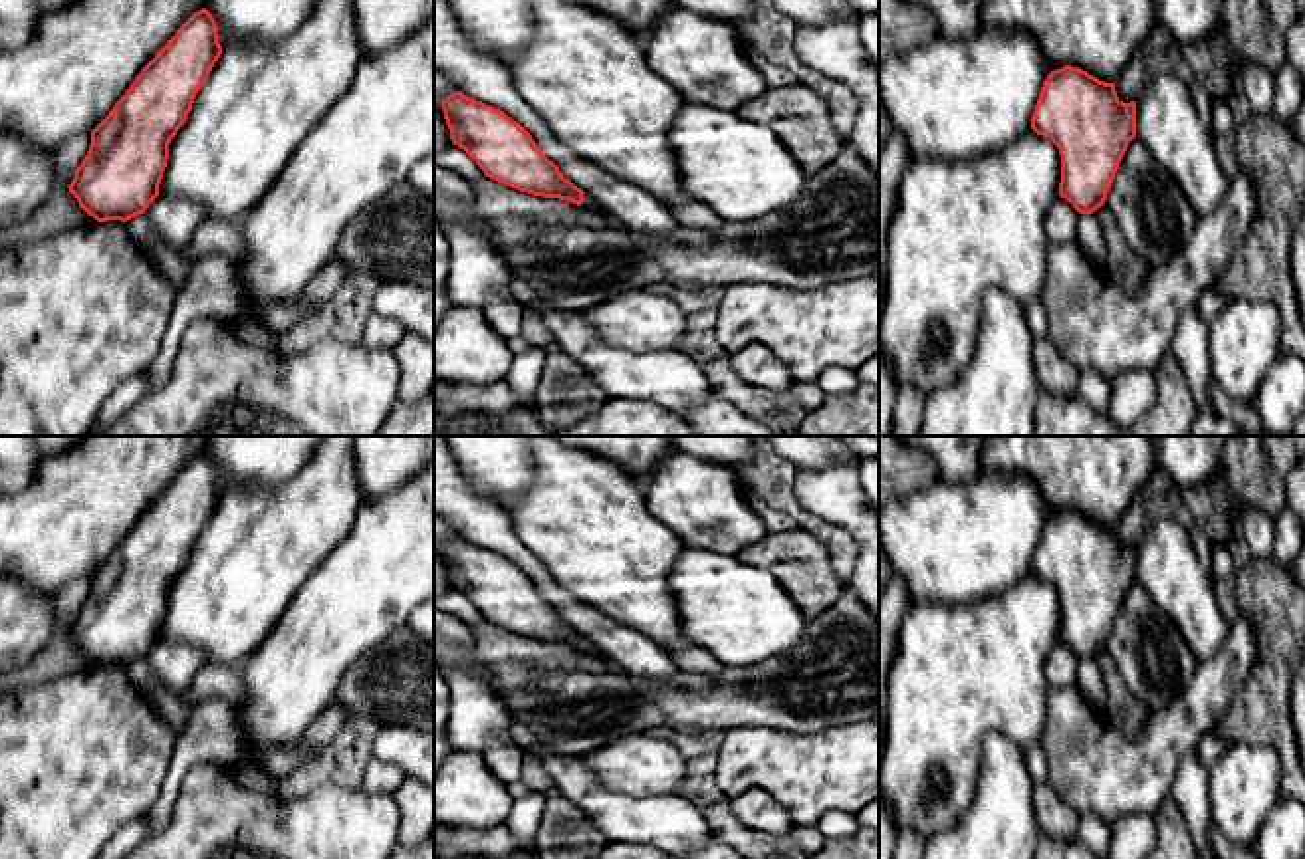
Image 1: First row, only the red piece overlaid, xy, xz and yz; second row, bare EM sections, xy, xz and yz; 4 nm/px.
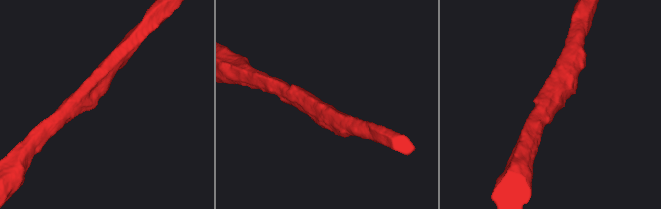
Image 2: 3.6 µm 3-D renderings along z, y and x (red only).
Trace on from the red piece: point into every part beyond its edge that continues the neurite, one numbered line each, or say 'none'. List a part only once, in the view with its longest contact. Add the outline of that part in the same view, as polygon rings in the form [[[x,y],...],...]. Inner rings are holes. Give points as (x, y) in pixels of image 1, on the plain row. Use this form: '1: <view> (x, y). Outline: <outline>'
none

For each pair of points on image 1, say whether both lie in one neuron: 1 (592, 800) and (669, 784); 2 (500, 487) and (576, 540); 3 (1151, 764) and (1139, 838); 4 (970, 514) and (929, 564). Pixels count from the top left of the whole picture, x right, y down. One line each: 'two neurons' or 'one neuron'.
1: two neurons
2: two neurons
3: two neurons
4: one neuron

